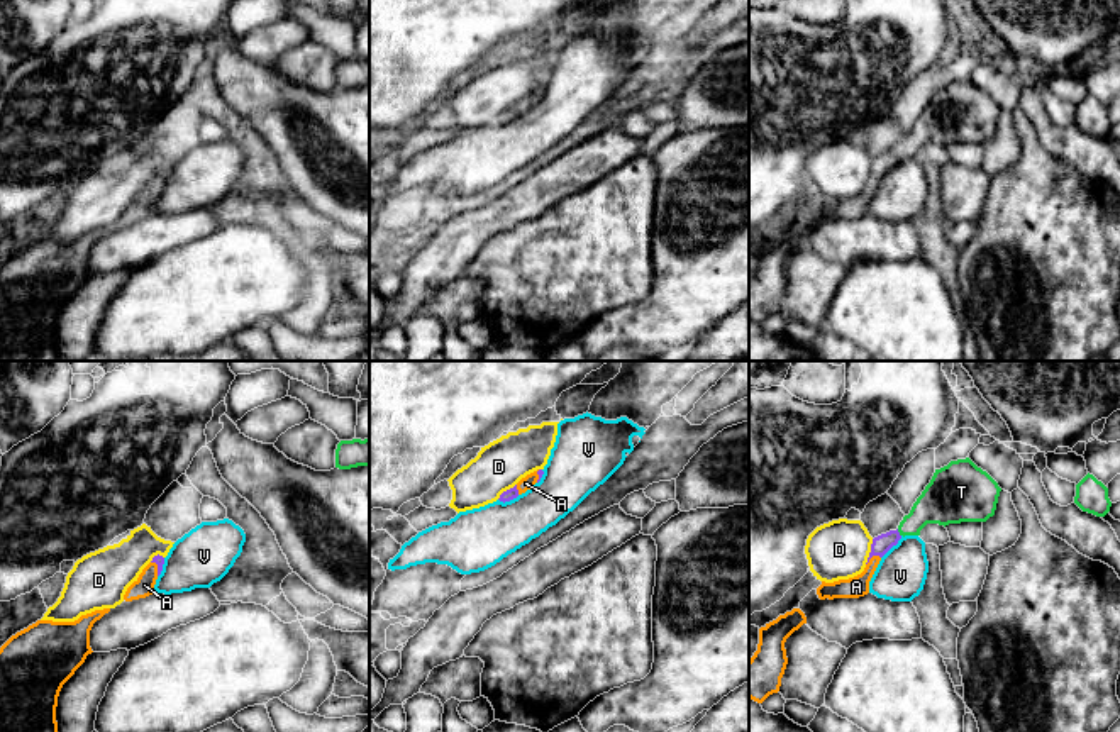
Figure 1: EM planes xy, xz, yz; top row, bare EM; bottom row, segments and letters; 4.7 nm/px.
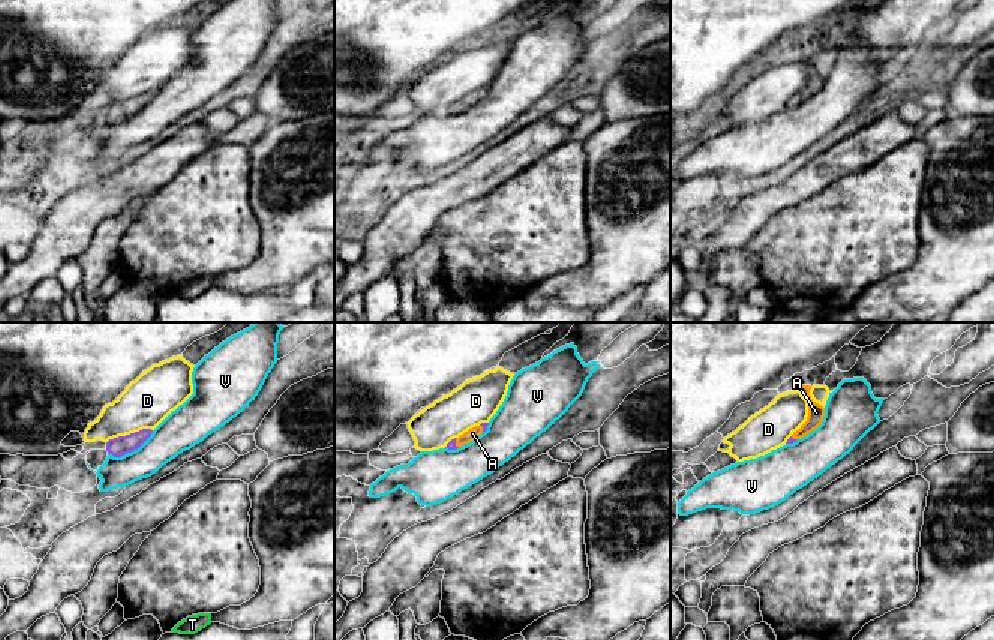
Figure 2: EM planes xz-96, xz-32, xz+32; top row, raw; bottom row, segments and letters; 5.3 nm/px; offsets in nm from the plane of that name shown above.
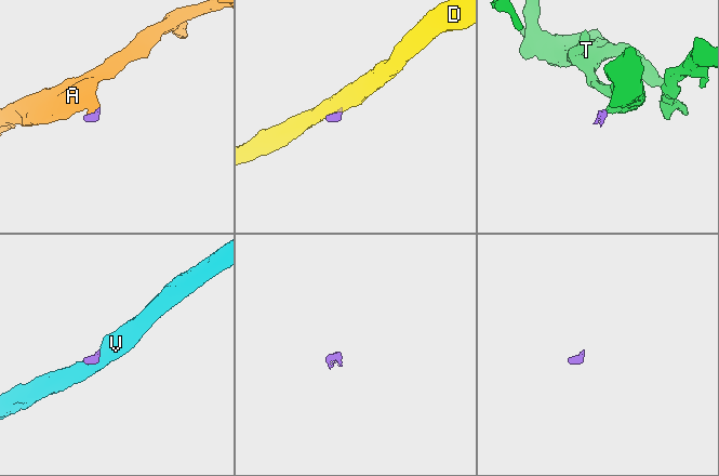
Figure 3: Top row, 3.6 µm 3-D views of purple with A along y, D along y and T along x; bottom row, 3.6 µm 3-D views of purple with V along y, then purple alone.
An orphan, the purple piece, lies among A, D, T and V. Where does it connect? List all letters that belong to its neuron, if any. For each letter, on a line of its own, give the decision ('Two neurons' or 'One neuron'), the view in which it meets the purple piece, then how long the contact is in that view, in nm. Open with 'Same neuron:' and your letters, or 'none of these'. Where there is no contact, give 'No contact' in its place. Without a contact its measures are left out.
Same neuron: A, T
A: One neuron. Touches purple in yz. Shared border 80 nm
D: Two neurons. Touches purple in yz. Shared border 130 nm
T: One neuron. Touches purple in yz. Shared border 40 nm
V: Two neurons. Touches purple in yz. Shared border 150 nm

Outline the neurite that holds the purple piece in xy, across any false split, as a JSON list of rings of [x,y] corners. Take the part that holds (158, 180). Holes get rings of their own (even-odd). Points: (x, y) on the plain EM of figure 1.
[[[154,176],[152,181],[142,190],[139,198],[127,208],[124,220],[132,222],[156,214],[154,205],[163,191],[164,178]]]

